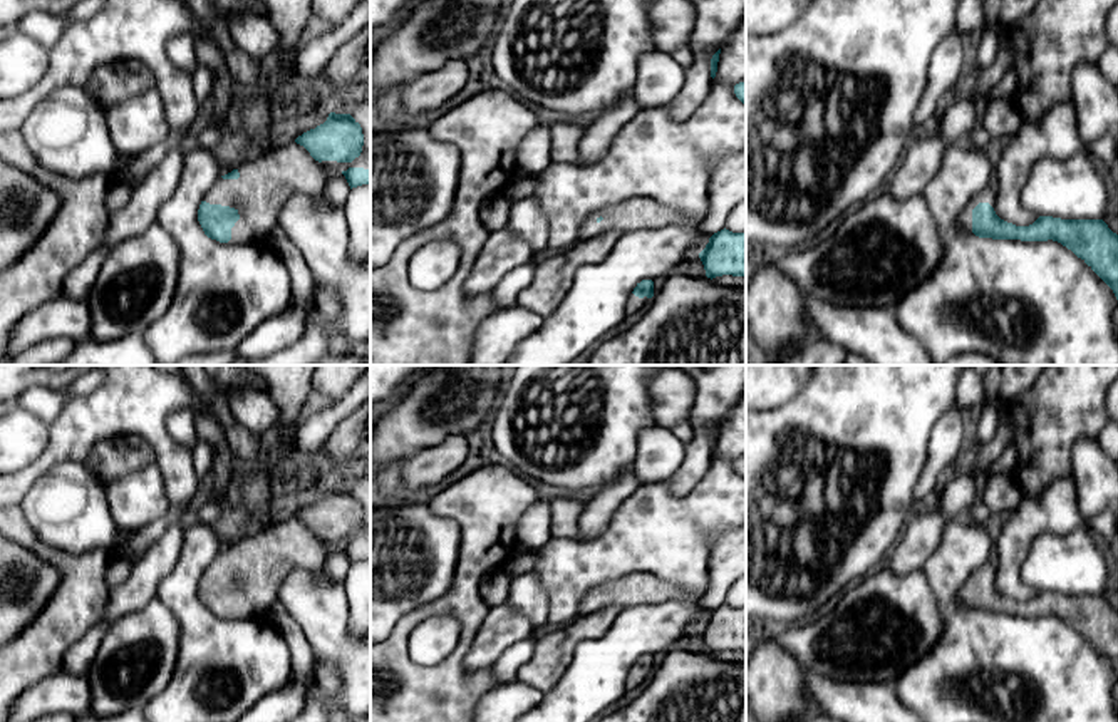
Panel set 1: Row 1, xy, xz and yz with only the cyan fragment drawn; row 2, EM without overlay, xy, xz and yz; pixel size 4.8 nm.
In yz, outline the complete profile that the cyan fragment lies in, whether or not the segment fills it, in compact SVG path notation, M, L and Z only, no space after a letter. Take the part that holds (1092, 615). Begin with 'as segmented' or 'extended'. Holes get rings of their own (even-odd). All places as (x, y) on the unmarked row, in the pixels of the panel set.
extended | M991 561L972 573L959 591L959 600L979 613L1058 616L1081 633L1118 675L1118 610L1103 595L1039 591L1029 601L1016 601L1001 595L994 581L996 563Z

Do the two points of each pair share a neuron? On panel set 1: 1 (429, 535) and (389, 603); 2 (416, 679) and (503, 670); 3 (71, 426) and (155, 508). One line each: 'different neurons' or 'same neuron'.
1: same neuron
2: different neurons
3: different neurons

